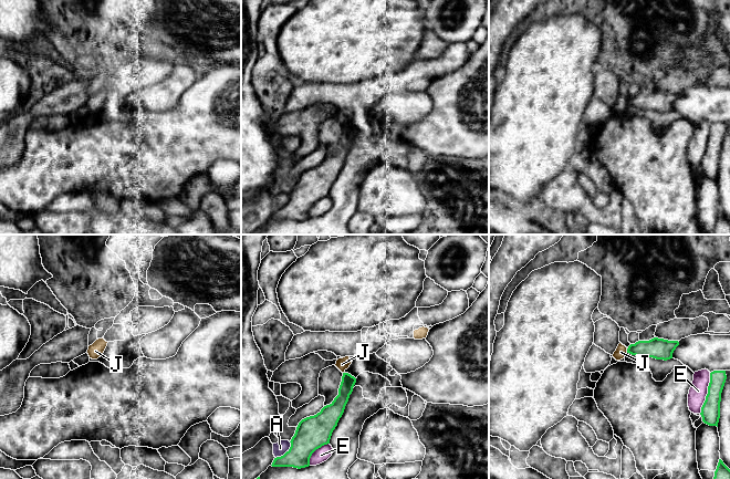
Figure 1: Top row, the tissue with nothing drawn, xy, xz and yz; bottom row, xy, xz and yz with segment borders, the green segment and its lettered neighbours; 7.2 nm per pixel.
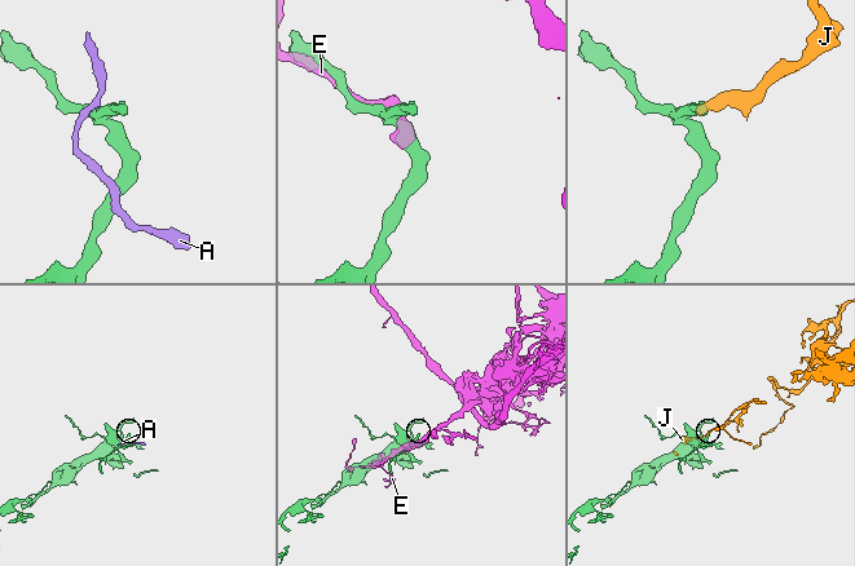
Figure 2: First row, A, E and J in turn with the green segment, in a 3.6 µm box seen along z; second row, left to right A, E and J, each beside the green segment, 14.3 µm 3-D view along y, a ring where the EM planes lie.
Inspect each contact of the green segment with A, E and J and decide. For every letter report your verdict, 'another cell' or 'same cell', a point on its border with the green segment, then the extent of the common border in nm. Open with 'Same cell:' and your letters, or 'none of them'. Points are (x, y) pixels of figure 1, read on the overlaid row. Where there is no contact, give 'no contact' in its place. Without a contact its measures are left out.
Same cell: none of them
A: another cell | xz (287, 451) | 170 nm
E: another cell | yz (708, 393) | 300 nm
J: another cell | yz (627, 351) | 30 nm

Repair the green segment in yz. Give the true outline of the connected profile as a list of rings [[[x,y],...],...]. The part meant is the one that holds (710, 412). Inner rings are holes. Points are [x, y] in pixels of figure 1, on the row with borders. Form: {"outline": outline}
{"outline": [[[713,371],[710,373],[708,394],[701,407],[702,421],[709,426],[717,426],[720,418],[721,393],[727,379],[726,371]]]}

